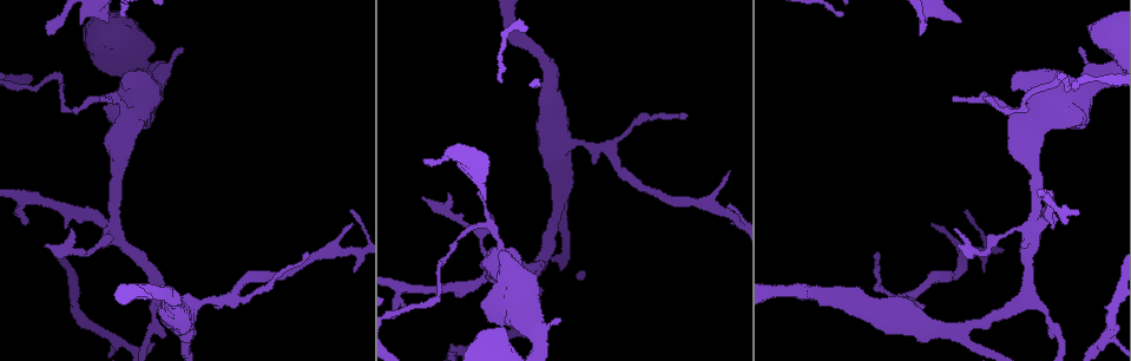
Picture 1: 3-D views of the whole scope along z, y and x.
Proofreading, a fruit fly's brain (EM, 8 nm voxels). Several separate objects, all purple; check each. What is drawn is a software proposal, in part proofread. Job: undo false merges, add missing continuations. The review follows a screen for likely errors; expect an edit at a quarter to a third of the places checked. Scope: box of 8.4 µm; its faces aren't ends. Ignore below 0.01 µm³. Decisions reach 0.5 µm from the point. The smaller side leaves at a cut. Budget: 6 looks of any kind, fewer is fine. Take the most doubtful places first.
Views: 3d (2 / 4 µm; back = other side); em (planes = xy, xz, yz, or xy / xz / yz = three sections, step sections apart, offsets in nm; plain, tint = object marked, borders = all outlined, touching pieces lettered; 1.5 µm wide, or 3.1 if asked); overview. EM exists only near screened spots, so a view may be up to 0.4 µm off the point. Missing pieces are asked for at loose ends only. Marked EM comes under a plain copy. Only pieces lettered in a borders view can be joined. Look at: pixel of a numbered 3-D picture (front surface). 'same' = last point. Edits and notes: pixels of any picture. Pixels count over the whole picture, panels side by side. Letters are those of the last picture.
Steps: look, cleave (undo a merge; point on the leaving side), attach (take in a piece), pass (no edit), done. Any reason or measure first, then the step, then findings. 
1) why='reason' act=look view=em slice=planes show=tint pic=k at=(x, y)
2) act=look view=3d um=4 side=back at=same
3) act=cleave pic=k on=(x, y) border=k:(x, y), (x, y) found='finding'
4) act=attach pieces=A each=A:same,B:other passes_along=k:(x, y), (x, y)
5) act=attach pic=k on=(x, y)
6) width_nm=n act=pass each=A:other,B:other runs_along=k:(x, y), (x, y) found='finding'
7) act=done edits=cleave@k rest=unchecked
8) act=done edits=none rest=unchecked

why='an open end' act=look view=em slice=xy step=8 show=tint pic=1 at=(457, 162)

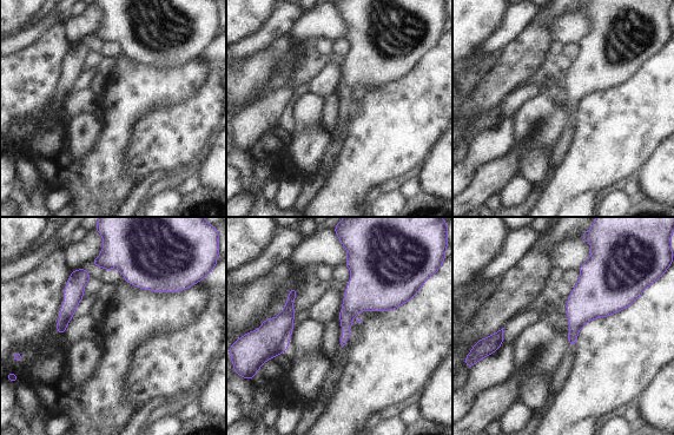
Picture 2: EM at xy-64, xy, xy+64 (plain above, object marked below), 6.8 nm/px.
act=look view=em slice=xy step=8 show=borders at=same

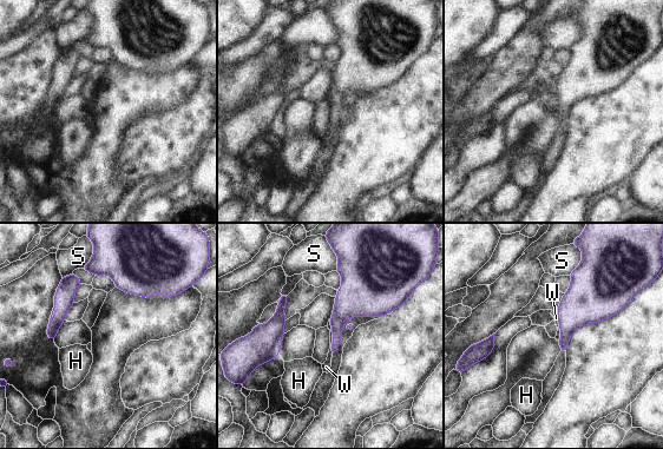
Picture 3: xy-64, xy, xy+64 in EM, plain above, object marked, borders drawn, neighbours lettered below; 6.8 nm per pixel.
longest_contact=W:220nm act=attach pieces=W each=H:other,S:other,W:same found='the neuron continues'

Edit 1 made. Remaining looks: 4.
why='thin end' act=look view=3d um=2 pic=1 at=(878, 252)

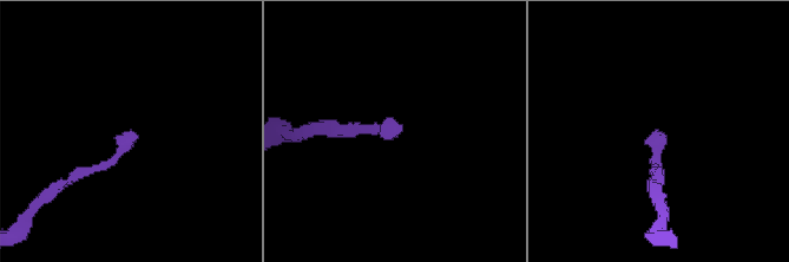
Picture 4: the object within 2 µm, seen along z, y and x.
act=look view=em slice=planes show=tint pic=4 at=(397, 137)

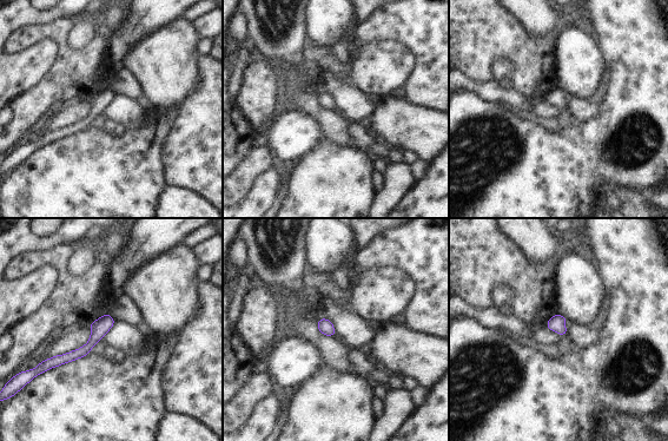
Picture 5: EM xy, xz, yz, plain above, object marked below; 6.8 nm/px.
act=look view=em slice=planes show=borders at=same

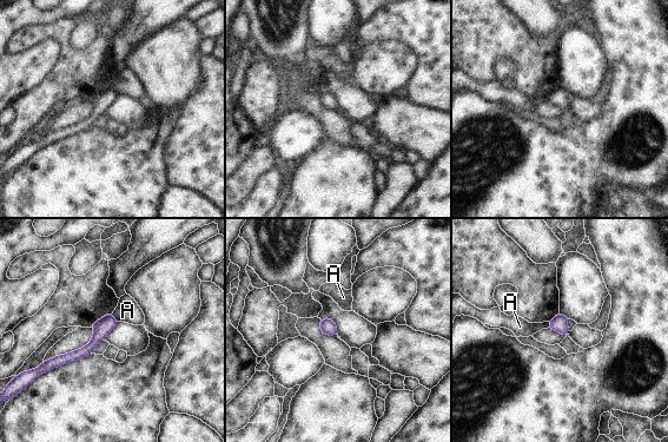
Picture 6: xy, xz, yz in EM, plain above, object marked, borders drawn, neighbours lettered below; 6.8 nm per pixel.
act=pass each=A:other found='none of them fits'

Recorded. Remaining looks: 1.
act=done edits=attach@3 rest=unchecked

